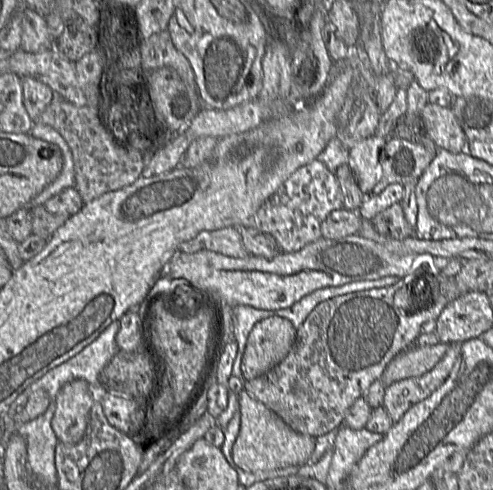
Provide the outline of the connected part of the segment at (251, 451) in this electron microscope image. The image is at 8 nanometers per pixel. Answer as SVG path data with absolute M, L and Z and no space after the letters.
M244 389L238 394L240 430L232 446L234 463L245 472L257 472L305 464L314 448L315 438L291 429L279 416L262 402L251 397Z

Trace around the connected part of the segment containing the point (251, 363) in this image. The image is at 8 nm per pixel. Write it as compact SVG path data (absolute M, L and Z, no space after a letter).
M276 315L255 323L241 361L245 380L252 380L280 363L292 348L296 332L290 320Z

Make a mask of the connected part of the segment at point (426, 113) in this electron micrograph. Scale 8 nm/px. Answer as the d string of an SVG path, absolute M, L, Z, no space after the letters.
M428 103L420 113L426 136L432 139L438 149L453 154L466 151L469 141L450 107Z

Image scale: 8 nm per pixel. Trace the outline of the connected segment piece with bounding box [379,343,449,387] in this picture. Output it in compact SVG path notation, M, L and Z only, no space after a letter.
M443 343L427 347L409 347L390 361L379 380L387 387L406 378L421 376L443 358L448 347L448 344Z

